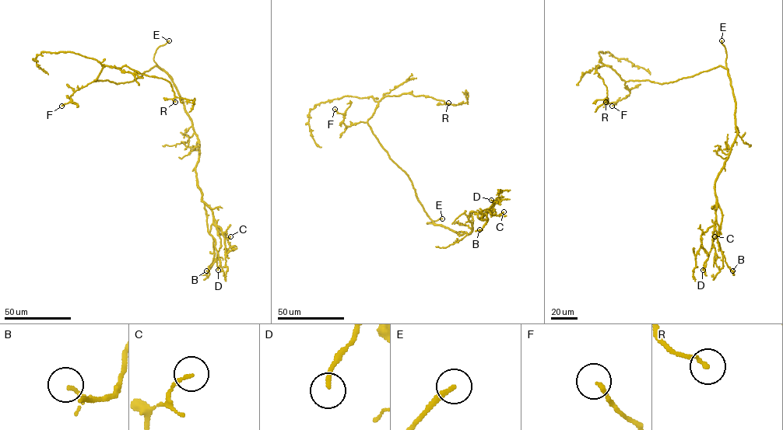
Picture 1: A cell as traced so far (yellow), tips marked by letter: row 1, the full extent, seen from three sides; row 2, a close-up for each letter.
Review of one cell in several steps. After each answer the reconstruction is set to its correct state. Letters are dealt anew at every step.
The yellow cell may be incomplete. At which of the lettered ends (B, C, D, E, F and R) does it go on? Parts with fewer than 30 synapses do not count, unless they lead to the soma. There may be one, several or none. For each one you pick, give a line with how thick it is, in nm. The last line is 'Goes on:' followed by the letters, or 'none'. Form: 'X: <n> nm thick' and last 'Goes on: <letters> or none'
D: 170 nm thick
E: 220 nm thick
R: 150 nm thick
Goes on: D, E, R

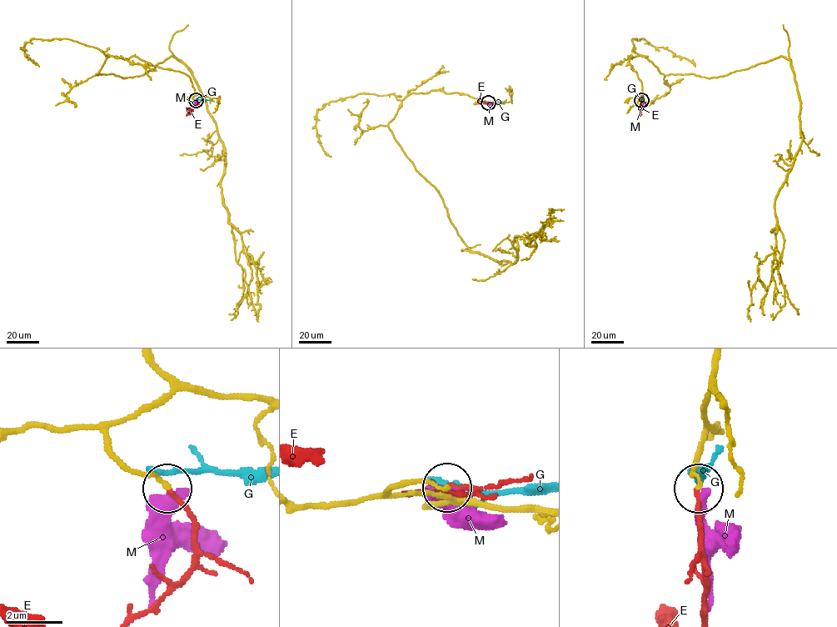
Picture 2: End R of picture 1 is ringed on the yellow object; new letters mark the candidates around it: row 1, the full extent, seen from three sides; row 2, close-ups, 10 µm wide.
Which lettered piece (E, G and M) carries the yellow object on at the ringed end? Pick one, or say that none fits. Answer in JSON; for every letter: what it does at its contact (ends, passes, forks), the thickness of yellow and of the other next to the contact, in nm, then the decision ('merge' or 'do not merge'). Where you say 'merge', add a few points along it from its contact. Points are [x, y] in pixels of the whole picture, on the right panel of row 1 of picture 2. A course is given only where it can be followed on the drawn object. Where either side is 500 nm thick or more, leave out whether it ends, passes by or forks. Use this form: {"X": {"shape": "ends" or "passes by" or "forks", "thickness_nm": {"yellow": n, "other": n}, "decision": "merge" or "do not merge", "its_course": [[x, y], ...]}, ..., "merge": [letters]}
{"E": {"shape": "ends", "thickness_nm": {"yellow": 160, "other": 140}, "decision": "merge", "its_course": [[641, 100], [640, 116]]}, "G": {"shape": "ends", "thickness_nm": {"yellow": 190, "other": 220}, "decision": "do not merge"}, "M": {"shape": "ends", "thickness_nm": {"yellow": 150, "other": 440}, "decision": "do not merge"}, "merge": ["E"]}

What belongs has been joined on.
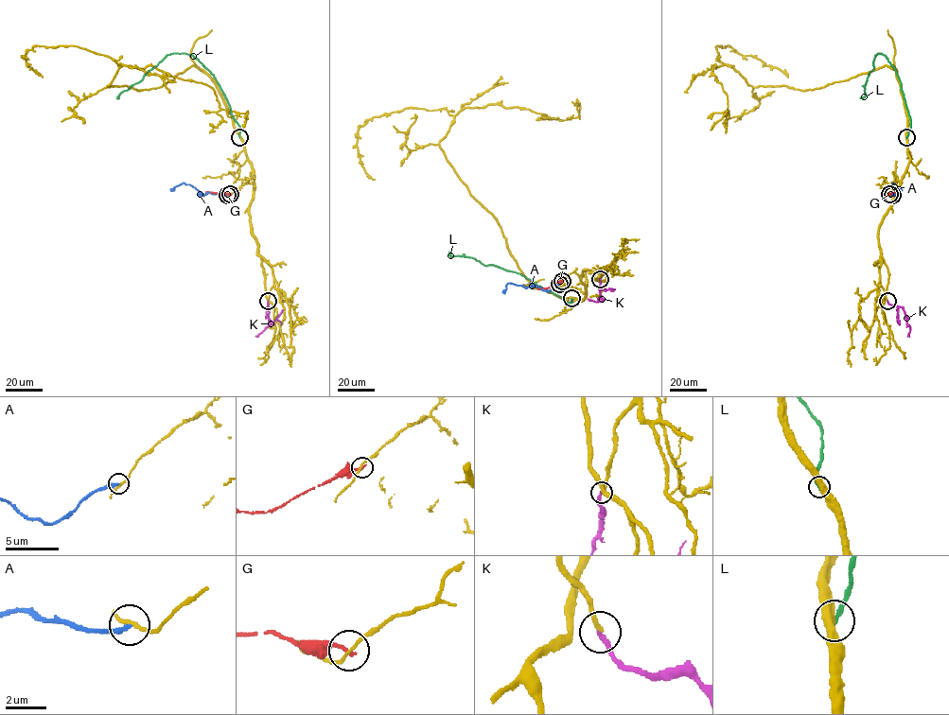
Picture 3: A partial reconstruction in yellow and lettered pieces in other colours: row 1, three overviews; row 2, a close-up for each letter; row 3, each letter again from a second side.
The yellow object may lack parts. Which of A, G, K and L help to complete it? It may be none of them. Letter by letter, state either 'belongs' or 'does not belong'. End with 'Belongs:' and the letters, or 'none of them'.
A: does not belong
G: does not belong
K: belongs
L: does not belong
Belongs: K

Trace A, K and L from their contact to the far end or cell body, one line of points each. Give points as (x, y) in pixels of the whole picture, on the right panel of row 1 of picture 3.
A: (892, 195), (900, 194), (894, 194), (896, 187), (893, 183), (891, 186), (902, 190)
K: (887, 301), (902, 307), (905, 312), (909, 326), (907, 336)
L: (906, 137), (910, 120), (902, 84), (882, 54), (876, 55), (865, 95), (860, 98)

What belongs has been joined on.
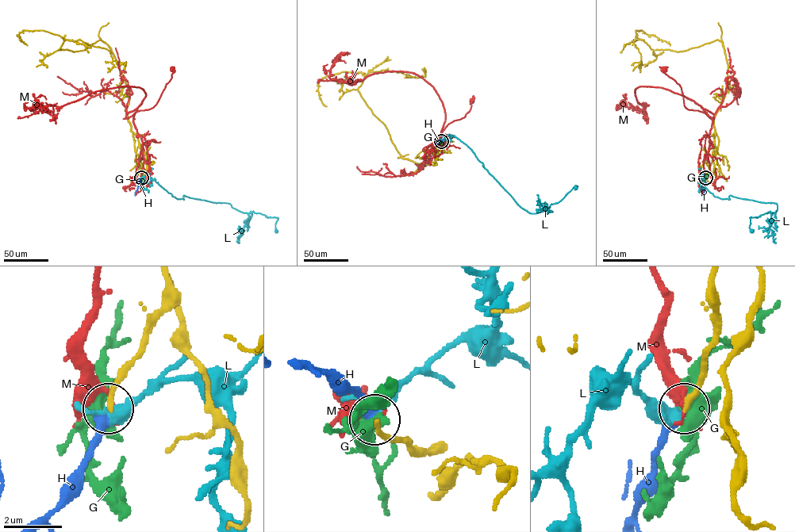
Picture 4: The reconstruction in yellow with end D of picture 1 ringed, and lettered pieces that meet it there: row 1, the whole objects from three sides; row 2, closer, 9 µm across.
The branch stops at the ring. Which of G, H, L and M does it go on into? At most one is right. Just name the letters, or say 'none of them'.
H

